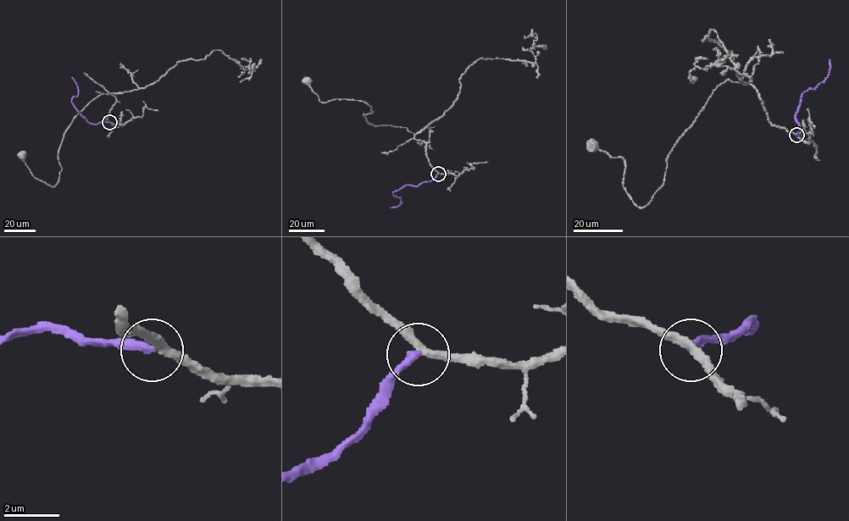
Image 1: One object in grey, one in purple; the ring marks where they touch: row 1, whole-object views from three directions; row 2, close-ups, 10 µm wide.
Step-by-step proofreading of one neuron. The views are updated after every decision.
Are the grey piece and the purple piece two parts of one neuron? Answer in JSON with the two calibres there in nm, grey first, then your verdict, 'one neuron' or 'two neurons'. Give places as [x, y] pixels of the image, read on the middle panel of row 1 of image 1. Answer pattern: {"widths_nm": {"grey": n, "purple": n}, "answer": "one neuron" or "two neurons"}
{"widths_nm": {"grey": 280, "purple": 280}, "answer": "two neurons"}

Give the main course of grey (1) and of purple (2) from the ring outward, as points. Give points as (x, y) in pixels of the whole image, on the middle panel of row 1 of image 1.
1: (438, 173), (426, 143), (407, 128), (369, 124), (363, 113), (373, 112), (364, 102), (321, 102), (307, 81)
2: (438, 174), (432, 180), (417, 186), (407, 185), (393, 191), (401, 202), (400, 205), (391, 207)

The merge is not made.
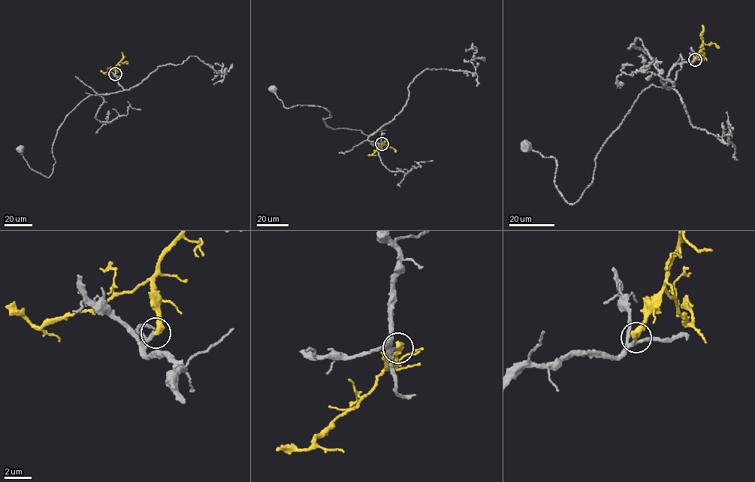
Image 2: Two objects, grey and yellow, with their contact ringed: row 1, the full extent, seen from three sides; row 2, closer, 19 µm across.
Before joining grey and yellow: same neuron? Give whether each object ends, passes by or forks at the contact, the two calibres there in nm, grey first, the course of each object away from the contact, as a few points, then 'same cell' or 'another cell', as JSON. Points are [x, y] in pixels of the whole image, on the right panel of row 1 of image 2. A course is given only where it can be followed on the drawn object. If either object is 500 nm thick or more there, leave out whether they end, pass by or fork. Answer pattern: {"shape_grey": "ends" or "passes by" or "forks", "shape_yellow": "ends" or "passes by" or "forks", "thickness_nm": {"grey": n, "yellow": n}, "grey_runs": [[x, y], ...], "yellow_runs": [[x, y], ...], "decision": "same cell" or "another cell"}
{"shape_grey": "passes by", "shape_yellow": "ends", "thickness_nm": {"grey": 180, "yellow": 480}, "grey_runs": [[695, 59], [674, 66], [668, 88], [639, 94], [575, 202], [557, 187], [556, 159], [526, 144]], "yellow_runs": [[695, 59], [702, 41], [705, 44], [714, 43], [719, 48]], "decision": "same cell"}

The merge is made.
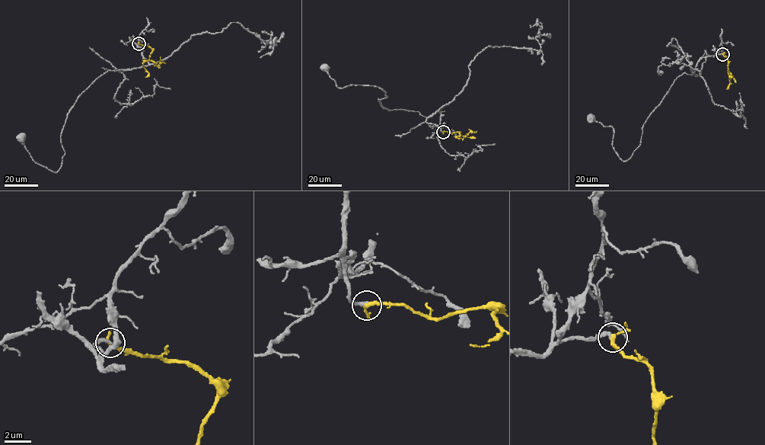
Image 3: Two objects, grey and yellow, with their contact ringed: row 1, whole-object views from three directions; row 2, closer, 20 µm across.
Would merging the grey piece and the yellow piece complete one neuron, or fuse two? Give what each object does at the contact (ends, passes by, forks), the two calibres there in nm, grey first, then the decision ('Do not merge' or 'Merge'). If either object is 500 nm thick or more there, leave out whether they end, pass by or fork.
At the ring grey ends. At the ring yellow passes by. Thickness 240 nm (grey) against 240 nm. Merge

